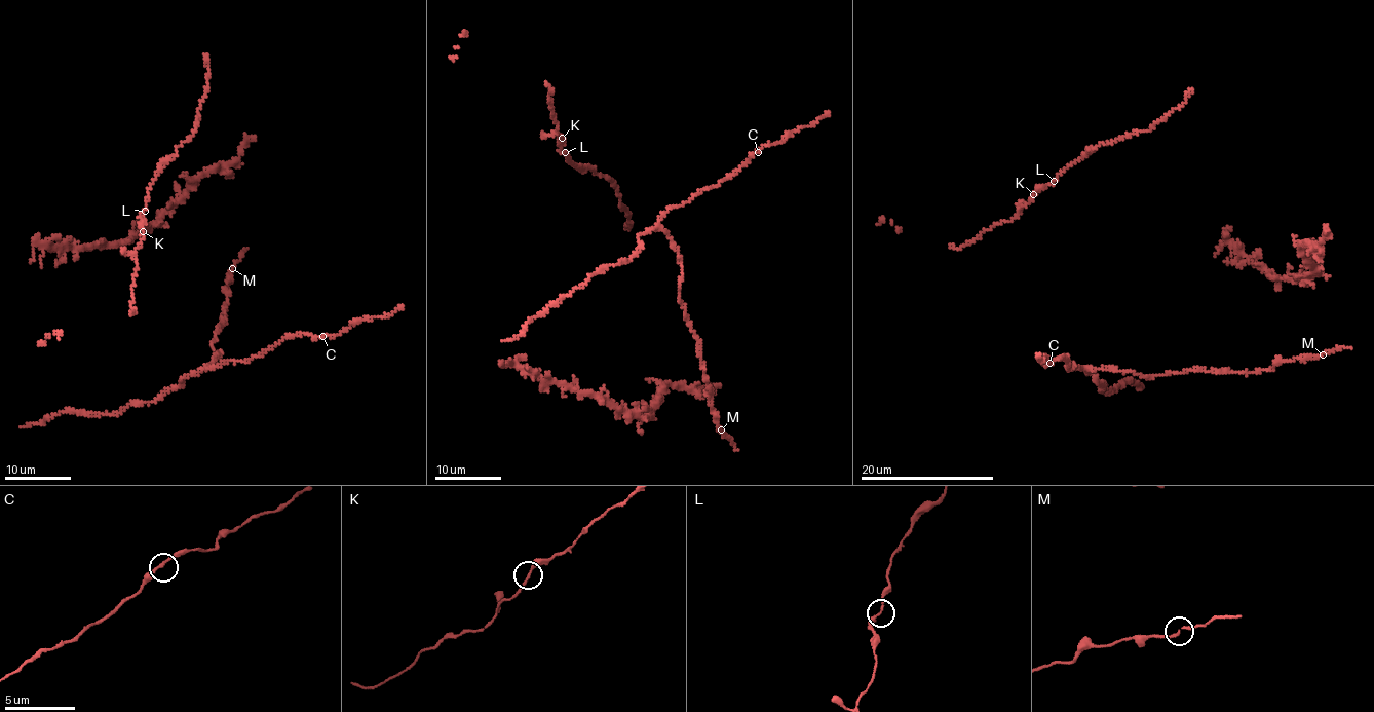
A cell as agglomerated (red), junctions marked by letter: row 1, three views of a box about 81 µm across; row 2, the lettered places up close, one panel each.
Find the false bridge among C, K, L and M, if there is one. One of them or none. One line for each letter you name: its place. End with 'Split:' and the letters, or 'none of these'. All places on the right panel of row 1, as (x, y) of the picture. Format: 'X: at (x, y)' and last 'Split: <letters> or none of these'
Split: none of these

